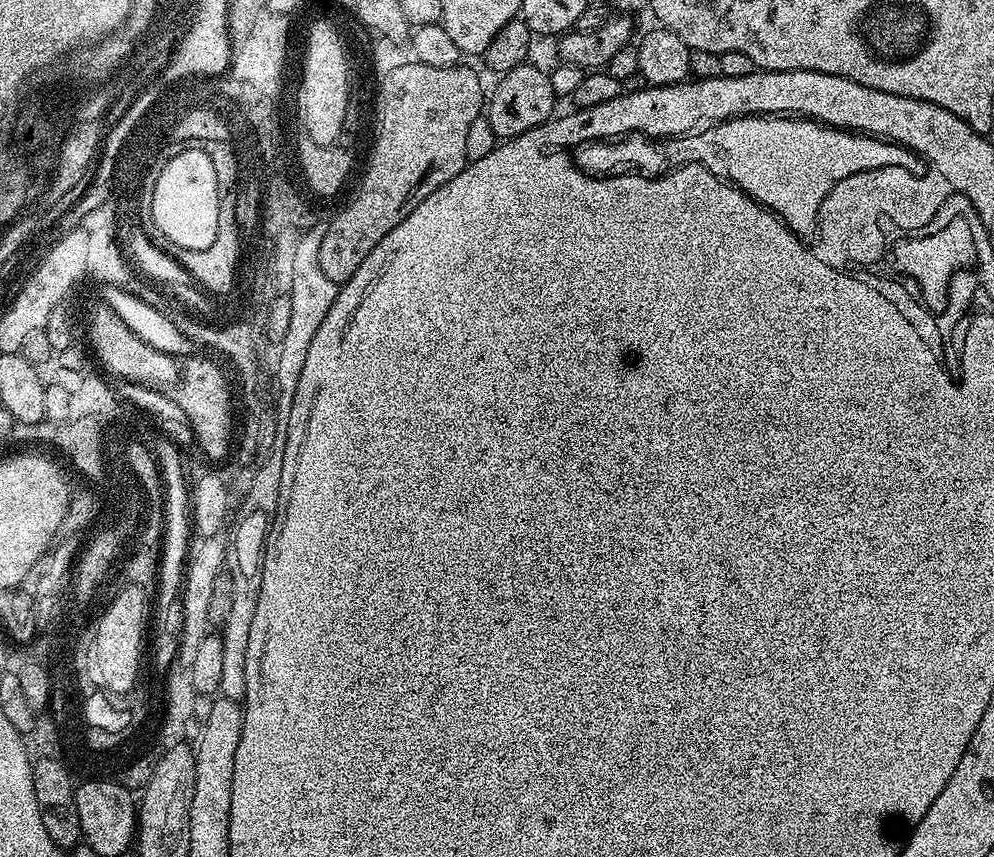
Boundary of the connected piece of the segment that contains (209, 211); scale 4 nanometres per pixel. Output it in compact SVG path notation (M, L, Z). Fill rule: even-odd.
M199 146L187 148L162 166L153 194L152 214L168 244L204 251L218 233L218 200L218 181L213 163Z

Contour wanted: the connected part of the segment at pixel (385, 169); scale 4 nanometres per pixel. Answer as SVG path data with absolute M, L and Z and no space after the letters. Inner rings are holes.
M429 66L429 68L406 67L387 76L384 89L380 93L378 104L378 140L376 140L376 156L373 157L373 173L360 197L352 208L346 207L341 217L334 216L327 221L324 237L318 246L318 263L322 266L322 274L330 278L338 286L343 286L357 275L362 262L368 260L371 252L384 243L385 237L391 235L393 229L399 227L402 220L408 219L410 212L422 204L430 195L439 193L469 163L466 156L466 134L470 124L482 115L486 104L486 88L480 85L480 76L472 68L457 66Z

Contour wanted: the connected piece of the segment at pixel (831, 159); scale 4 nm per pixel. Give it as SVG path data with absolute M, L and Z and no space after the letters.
M749 114L736 118L736 179L732 184L783 220L794 236L815 237L818 210L826 194L830 194L842 178L882 166L902 166L918 176L922 162L902 144L893 144L872 134L841 130L811 118L785 118L780 114Z

